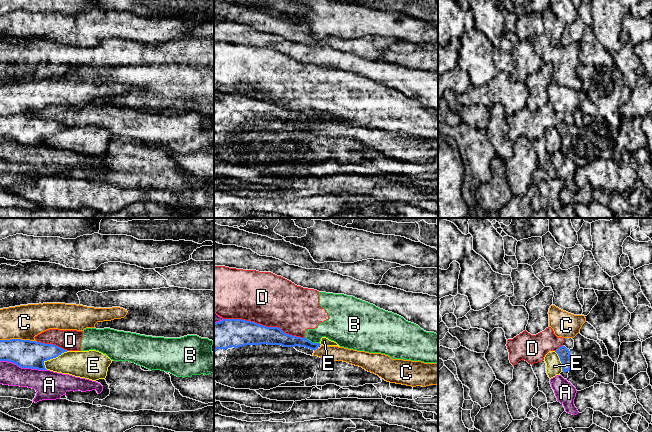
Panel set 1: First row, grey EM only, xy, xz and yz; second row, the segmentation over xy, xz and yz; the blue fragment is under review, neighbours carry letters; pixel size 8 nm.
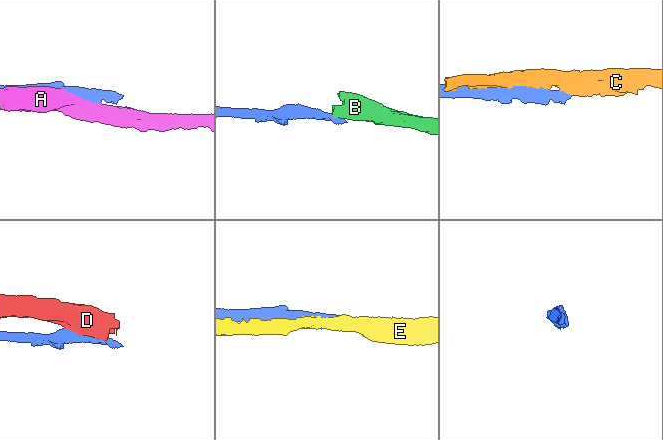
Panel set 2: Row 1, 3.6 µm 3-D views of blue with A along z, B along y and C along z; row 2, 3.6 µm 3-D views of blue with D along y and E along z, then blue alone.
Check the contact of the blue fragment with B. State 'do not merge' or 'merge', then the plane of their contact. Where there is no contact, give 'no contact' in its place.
do not merge; contact in xz

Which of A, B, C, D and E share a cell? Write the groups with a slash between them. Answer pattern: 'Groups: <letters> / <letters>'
Groups: A / B D / C / E

